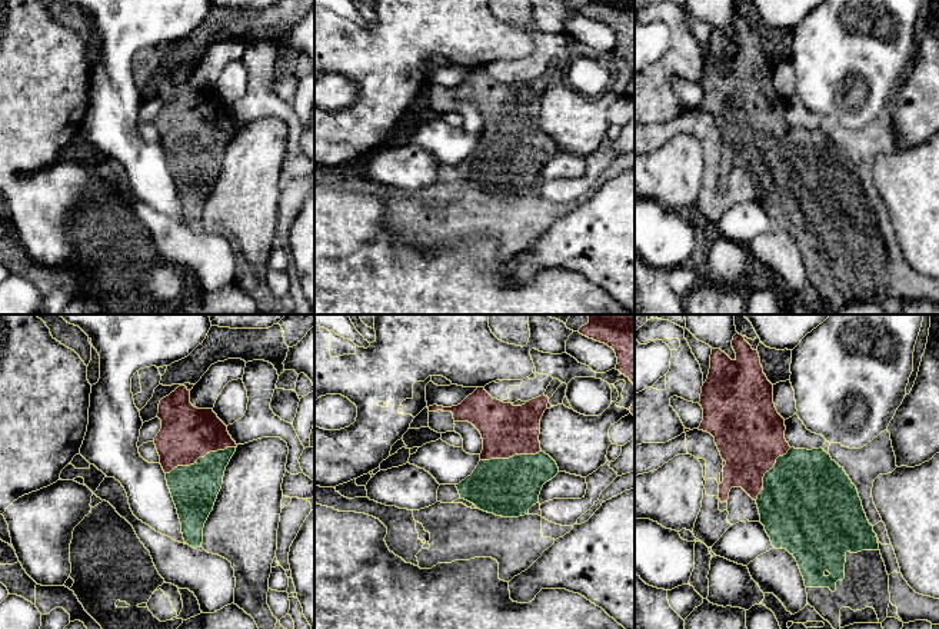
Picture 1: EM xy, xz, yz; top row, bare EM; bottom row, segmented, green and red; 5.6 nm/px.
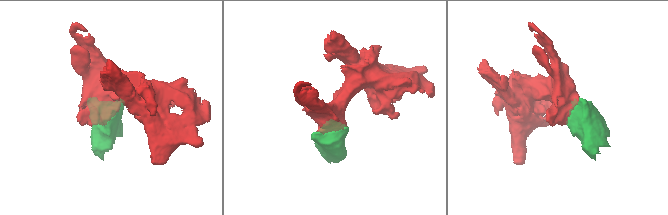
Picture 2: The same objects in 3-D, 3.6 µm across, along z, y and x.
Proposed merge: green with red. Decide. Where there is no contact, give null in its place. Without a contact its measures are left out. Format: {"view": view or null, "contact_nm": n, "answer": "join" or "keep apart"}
{"view": "xy", "contact_nm": 420, "answer": "join"}

